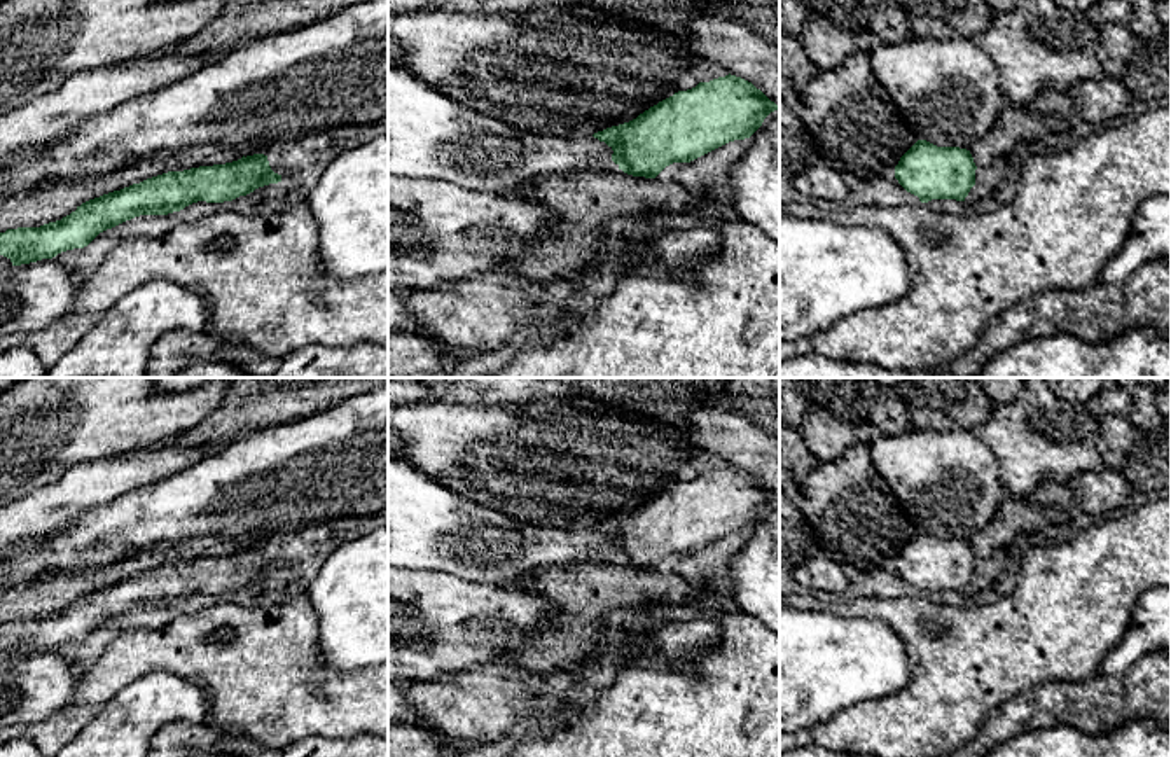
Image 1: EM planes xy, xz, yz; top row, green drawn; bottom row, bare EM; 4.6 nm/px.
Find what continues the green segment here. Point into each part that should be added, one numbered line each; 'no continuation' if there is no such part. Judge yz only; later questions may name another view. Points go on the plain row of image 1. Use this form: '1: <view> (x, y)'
no continuation

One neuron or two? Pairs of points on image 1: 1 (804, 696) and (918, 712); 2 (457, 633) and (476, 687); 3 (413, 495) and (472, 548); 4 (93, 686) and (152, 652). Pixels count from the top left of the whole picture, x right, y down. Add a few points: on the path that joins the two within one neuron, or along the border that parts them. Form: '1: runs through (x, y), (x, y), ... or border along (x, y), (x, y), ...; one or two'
1: border along (895, 691), (848, 705), (820, 722); two
2: border along (507, 659), (471, 665), (453, 675), (429, 679); two
3: runs through (427, 509), (451, 534), (458, 535); one
4: runs through (107, 675), (126, 658), (138, 652); one

